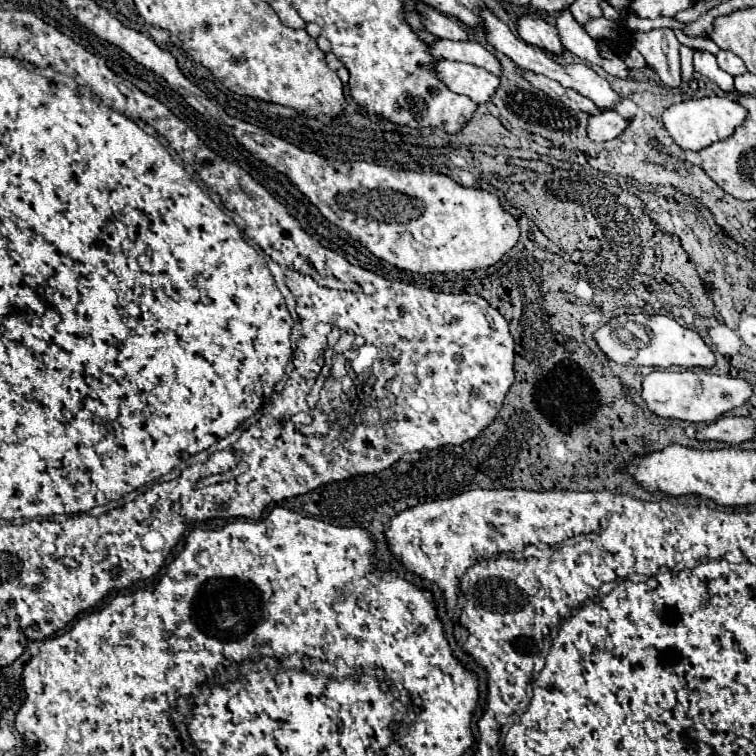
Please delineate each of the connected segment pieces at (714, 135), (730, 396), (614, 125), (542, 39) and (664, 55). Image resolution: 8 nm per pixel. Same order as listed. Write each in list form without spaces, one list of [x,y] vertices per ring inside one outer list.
[[[715,94],[673,104],[663,114],[663,124],[665,124],[667,132],[673,136],[673,140],[683,150],[693,150],[693,152],[699,152],[699,150],[711,146],[715,140],[725,140],[725,138],[733,136],[735,128],[743,126],[745,120],[747,120],[747,110],[739,102],[735,102],[729,96],[715,96]]]
[[[655,370],[643,380],[643,398],[657,416],[663,418],[679,418],[687,422],[713,422],[729,410],[745,404],[753,394],[751,384],[745,378],[731,374],[711,374],[711,372],[663,372]]]
[[[603,110],[601,114],[593,116],[587,126],[587,134],[595,142],[605,142],[617,138],[625,128],[629,126],[629,120],[623,118],[617,110]]]
[[[531,14],[521,16],[517,20],[517,32],[519,32],[519,38],[523,38],[531,46],[543,48],[553,54],[561,54],[561,50],[563,50],[555,26],[551,26],[549,22],[545,22],[539,16],[531,16]]]
[[[655,28],[645,34],[633,34],[633,46],[643,54],[649,68],[671,88],[681,84],[679,40],[671,28]]]

